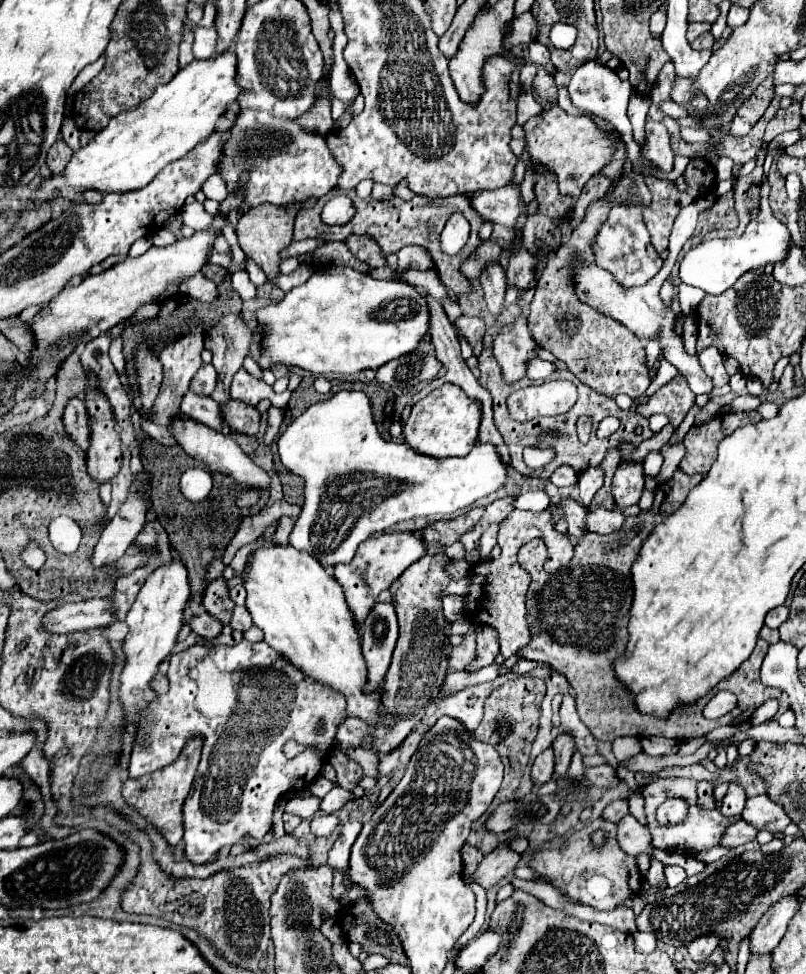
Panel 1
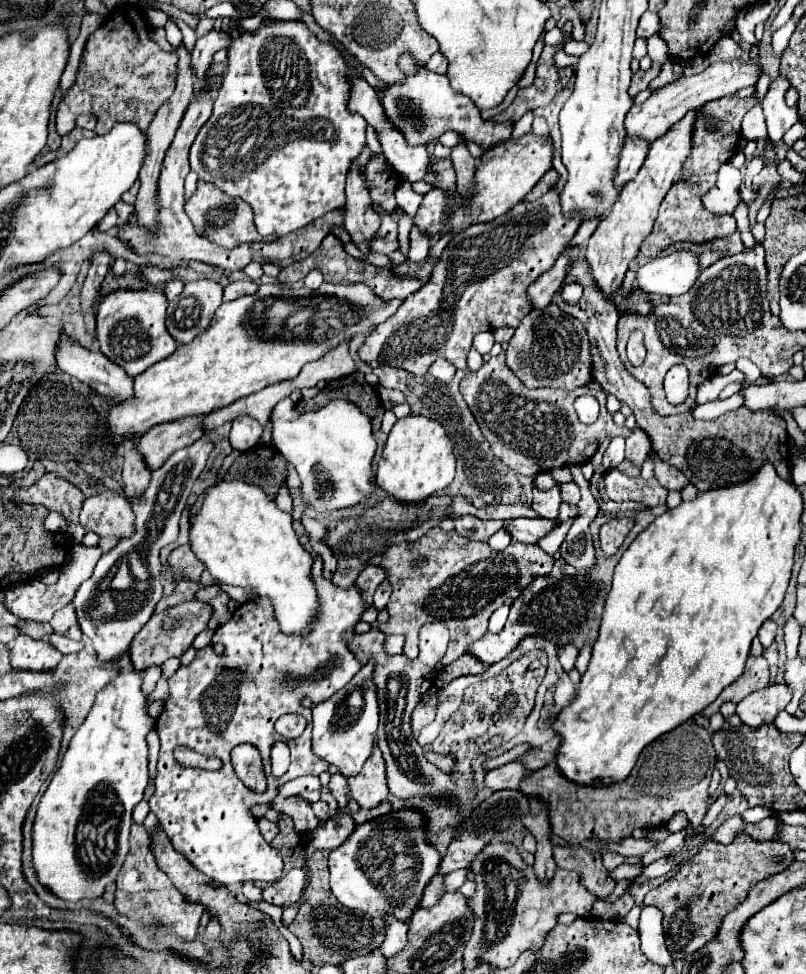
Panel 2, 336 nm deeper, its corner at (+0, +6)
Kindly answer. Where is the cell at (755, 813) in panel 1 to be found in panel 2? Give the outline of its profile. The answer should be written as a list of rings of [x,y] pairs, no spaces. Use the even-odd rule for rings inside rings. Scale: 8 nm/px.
[[[686,723],[646,745],[632,773],[622,783],[610,783],[606,787],[600,787],[598,783],[578,785],[568,781],[560,773],[558,765],[550,763],[530,773],[520,791],[540,797],[548,803],[552,831],[566,843],[620,843],[638,827],[666,825],[676,811],[684,811],[688,821],[694,827],[700,827],[710,801],[708,785],[714,771],[712,759],[716,759],[716,751],[710,733],[700,725]]]

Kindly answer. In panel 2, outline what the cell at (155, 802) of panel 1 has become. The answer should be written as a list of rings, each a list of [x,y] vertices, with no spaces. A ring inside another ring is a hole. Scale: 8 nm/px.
[[[132,823],[130,827],[130,851],[116,877],[116,907],[120,913],[126,913],[132,919],[140,919],[146,925],[160,921],[172,933],[186,941],[192,941],[196,937],[200,915],[204,911],[202,903],[188,901],[166,877],[166,873],[160,871],[150,847],[150,835],[144,825],[138,823]]]

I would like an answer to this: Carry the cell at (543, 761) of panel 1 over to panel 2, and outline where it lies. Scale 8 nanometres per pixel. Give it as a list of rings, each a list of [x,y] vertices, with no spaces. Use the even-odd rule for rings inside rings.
[[[512,761],[508,765],[502,765],[498,769],[488,771],[486,775],[486,787],[492,791],[500,789],[518,789],[520,783],[528,777],[528,769],[520,761]]]

